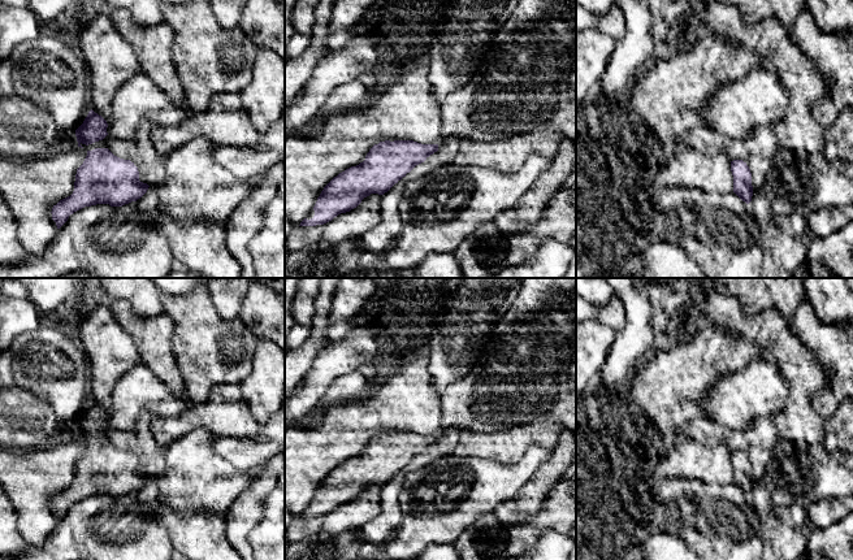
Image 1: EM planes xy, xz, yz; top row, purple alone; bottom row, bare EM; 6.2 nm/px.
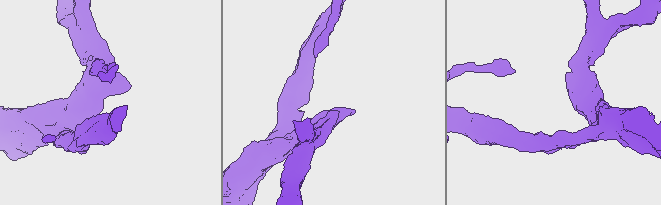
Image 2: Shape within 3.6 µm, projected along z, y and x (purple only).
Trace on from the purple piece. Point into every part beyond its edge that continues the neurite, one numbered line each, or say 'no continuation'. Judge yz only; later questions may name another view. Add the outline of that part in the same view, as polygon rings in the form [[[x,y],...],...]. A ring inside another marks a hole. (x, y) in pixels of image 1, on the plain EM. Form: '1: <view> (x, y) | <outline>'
no continuation

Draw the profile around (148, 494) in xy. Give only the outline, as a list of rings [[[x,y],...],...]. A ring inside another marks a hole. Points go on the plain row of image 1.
[[[150,477],[147,483],[134,492],[134,496],[138,502],[147,505],[159,505],[159,489],[155,477]]]

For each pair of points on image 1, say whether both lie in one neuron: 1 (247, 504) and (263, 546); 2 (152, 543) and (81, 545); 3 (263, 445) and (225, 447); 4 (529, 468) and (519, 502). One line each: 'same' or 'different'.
1: different
2: same
3: same
4: different

